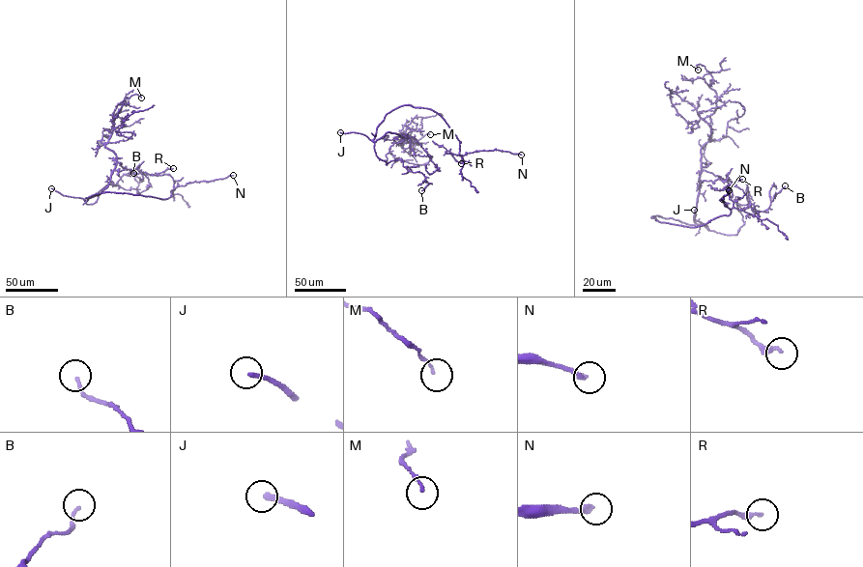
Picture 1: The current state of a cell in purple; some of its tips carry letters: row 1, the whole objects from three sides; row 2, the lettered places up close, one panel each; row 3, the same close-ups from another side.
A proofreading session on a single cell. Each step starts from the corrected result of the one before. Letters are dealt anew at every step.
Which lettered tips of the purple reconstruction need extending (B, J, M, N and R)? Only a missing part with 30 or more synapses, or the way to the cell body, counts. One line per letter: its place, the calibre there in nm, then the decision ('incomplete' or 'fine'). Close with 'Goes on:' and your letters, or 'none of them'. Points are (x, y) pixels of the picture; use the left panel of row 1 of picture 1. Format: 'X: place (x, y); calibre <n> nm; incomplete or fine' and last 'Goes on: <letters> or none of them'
B: place (133, 173); calibre 130 nm; fine
J: place (51, 188); calibre 240 nm; incomplete
M: place (141, 98); calibre 100 nm; fine
N: place (233, 175); calibre 170 nm; incomplete
R: place (173, 168); calibre 240 nm; fine
Goes on: J, N

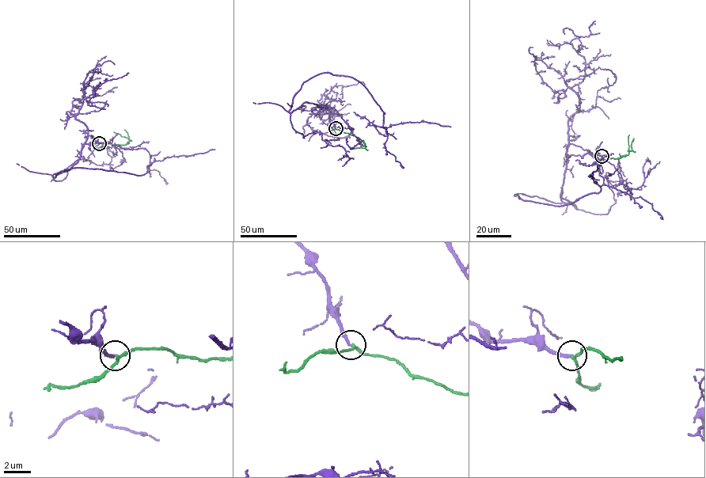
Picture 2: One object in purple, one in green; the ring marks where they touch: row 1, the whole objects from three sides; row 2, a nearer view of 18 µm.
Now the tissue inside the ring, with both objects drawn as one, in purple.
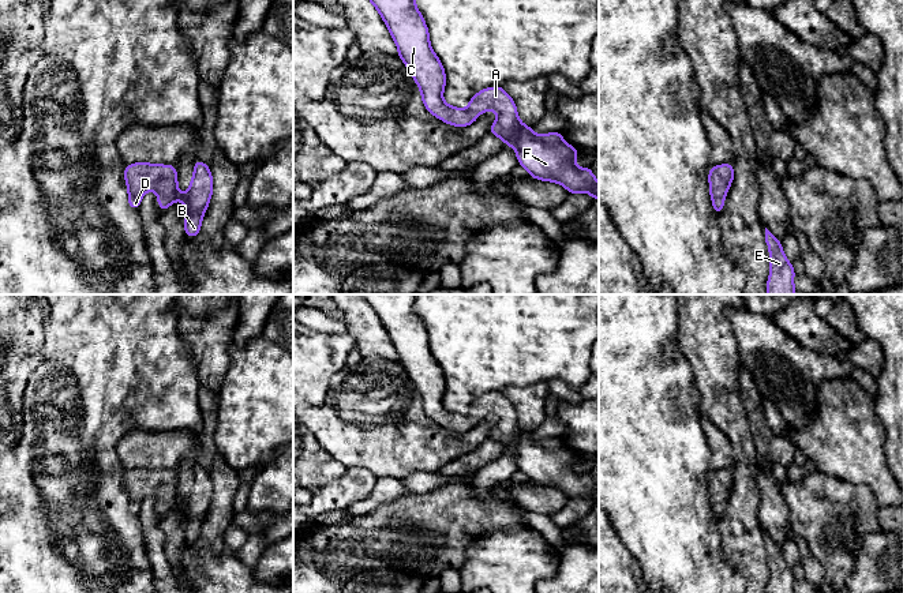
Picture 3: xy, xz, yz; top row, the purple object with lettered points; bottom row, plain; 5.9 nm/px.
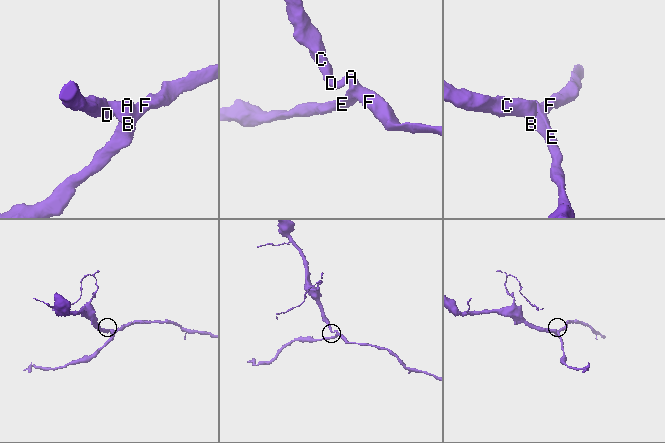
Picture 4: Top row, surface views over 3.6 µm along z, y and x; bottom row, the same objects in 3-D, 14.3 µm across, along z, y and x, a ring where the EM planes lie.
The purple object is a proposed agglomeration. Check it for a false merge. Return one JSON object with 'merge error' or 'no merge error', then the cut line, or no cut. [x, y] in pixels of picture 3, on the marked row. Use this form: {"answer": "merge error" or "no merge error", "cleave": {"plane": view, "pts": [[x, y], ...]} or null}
{"answer": "no merge error", "cleave": null}

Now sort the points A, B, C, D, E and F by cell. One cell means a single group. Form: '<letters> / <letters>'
A B C D E F

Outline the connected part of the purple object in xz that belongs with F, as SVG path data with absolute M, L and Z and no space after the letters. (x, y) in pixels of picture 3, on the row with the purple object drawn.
M370 0L381 14L386 23L397 48L398 57L405 63L417 87L421 91L424 108L439 120L456 125L458 128L471 125L477 116L486 110L497 110L498 119L490 127L490 132L505 140L506 146L516 149L517 161L522 165L531 177L543 181L554 181L562 184L570 195L588 191L592 200L599 199L599 181L595 179L591 166L578 168L574 165L580 150L567 145L561 132L550 132L544 135L535 135L532 127L522 124L517 115L517 106L513 98L501 87L494 86L480 90L475 94L467 109L458 109L447 105L442 93L446 86L446 74L441 60L430 46L430 33L427 25L416 7L415 0Z

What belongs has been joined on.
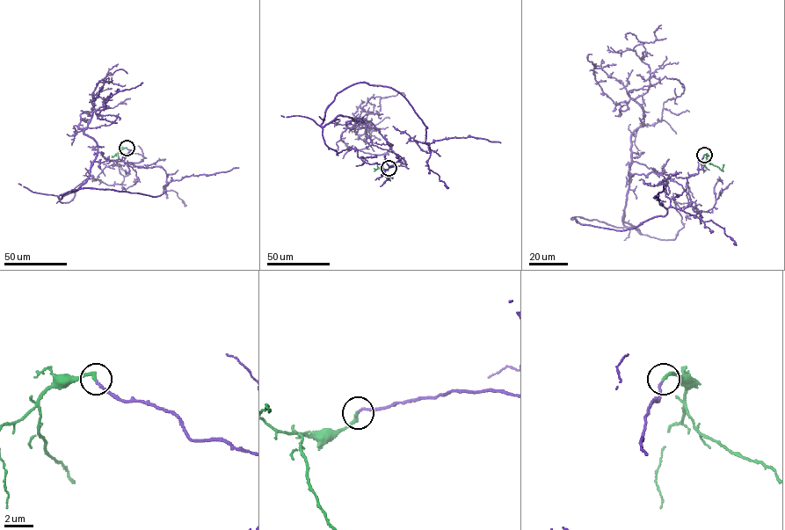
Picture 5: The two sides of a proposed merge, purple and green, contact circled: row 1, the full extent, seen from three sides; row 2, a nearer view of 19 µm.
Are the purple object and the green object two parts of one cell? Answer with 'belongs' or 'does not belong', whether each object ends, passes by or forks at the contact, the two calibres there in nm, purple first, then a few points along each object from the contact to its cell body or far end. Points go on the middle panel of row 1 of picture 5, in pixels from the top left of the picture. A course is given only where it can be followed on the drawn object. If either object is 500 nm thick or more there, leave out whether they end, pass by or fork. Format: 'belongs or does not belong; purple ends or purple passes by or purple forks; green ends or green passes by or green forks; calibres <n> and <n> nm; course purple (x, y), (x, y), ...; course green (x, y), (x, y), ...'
belongs; purple ends; green ends; calibres 160 and 240 nm; course purple (388, 168), (406, 164), (359, 119), (322, 127), (337, 93), (398, 91), (425, 143), (501, 142); course green (388, 168), (383, 171), (390, 180)

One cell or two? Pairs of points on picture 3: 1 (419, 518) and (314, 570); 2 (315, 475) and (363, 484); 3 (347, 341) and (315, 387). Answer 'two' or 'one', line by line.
1: one
2: two
3: one

